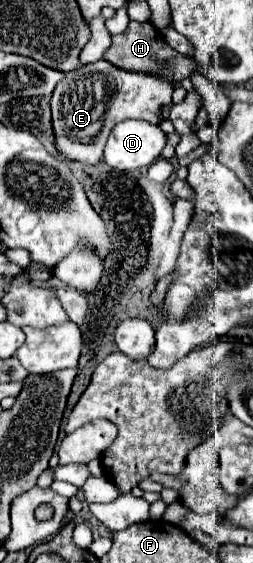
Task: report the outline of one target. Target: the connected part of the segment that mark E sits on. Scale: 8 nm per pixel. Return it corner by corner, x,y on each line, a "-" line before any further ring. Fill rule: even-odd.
97,60
83,64
55,86
51,96
55,148
67,160
79,160
85,164
97,164
103,158
105,142
115,124
135,118
149,124
161,122
163,106
171,104
173,84
159,76
125,72
109,64
107,60

